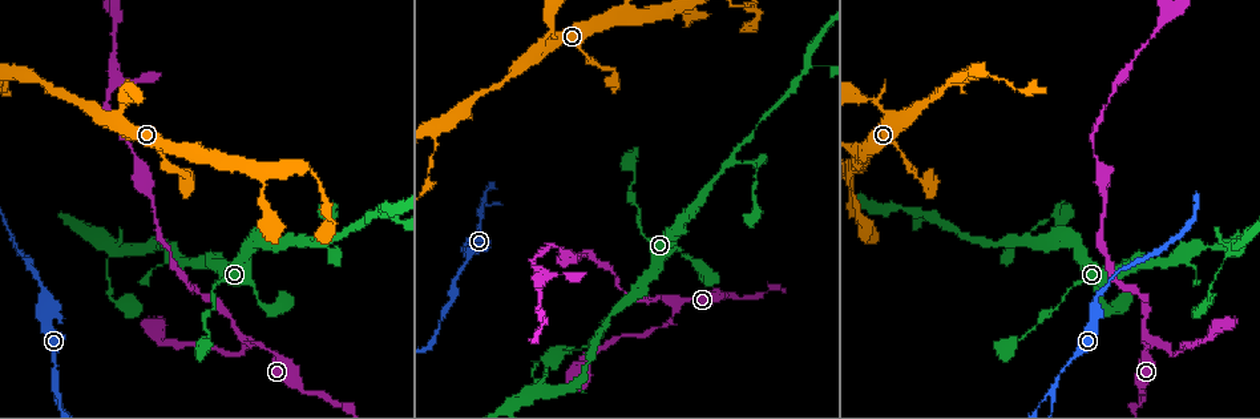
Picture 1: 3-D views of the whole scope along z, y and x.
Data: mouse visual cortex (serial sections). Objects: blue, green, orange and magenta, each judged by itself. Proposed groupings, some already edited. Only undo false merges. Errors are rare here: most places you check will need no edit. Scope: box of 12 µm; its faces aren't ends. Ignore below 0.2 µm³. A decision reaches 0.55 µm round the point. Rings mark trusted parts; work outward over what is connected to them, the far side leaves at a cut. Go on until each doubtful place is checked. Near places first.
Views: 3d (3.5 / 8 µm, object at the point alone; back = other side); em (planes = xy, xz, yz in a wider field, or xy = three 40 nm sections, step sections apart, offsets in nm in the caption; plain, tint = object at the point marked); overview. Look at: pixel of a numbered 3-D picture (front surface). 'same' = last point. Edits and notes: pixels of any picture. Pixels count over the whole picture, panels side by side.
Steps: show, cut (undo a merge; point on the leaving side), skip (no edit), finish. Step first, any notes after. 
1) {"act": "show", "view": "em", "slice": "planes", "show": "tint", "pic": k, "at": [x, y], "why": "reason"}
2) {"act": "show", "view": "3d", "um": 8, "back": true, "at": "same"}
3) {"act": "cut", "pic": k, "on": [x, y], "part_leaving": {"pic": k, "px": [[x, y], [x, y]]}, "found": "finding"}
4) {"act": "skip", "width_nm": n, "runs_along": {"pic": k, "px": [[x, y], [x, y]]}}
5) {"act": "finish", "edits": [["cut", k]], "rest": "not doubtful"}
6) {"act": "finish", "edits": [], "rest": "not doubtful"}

{"act": "show", "view": "3d", "um": 3.5, "pic": 1, "at": [1153, 343], "why": "a fork"}

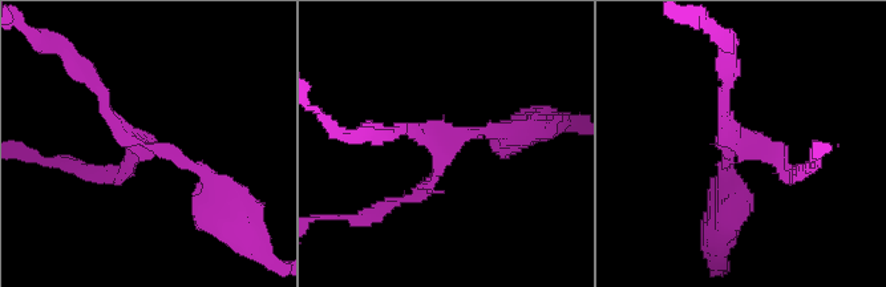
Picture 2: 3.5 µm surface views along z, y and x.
{"act": "show", "view": "em", "slice": "xy", "step": 2, "show": "tint", "pic": 2, "at": [742, 148], "arms": 3, "arm_widths_nm": [150, 150, 200]}

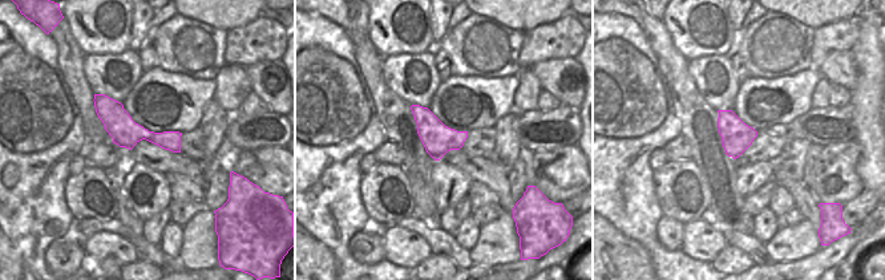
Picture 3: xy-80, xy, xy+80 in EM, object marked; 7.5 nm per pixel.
{"act": "show", "view": "em", "slice": "xy", "step": 5, "show": "tint", "at": "same", "why": "cut it another way"}

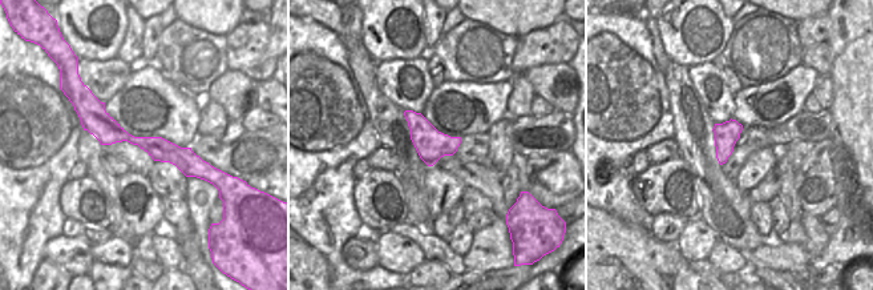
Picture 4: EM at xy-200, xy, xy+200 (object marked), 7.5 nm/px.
{"act": "skip", "width_nm": 240, "runs_along": {"pic": 2, "px": [[214, 188], [169, 150], [136, 142], [90, 81]]}, "found": "all the same cell"}

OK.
{"act": "show", "view": "3d", "um": 3.5, "pic": 1, "at": [55, 390], "why": "three arms meet"}

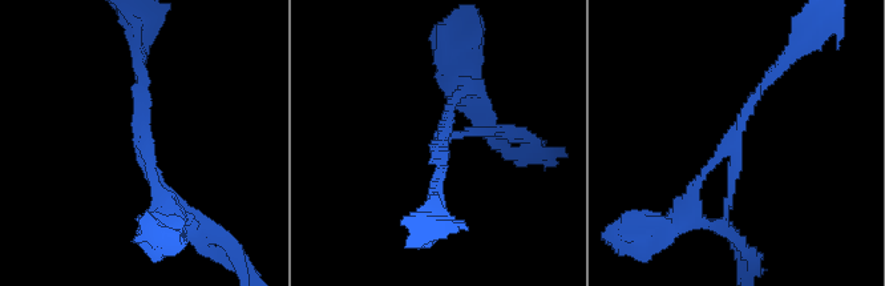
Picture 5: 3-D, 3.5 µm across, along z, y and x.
{"act": "cut", "pic": 5, "on": [728, 201], "arms": 3, "found": "a second cell is stuck on"}

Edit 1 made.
{"act": "show", "view": "overview", "why": "see it whole again"}

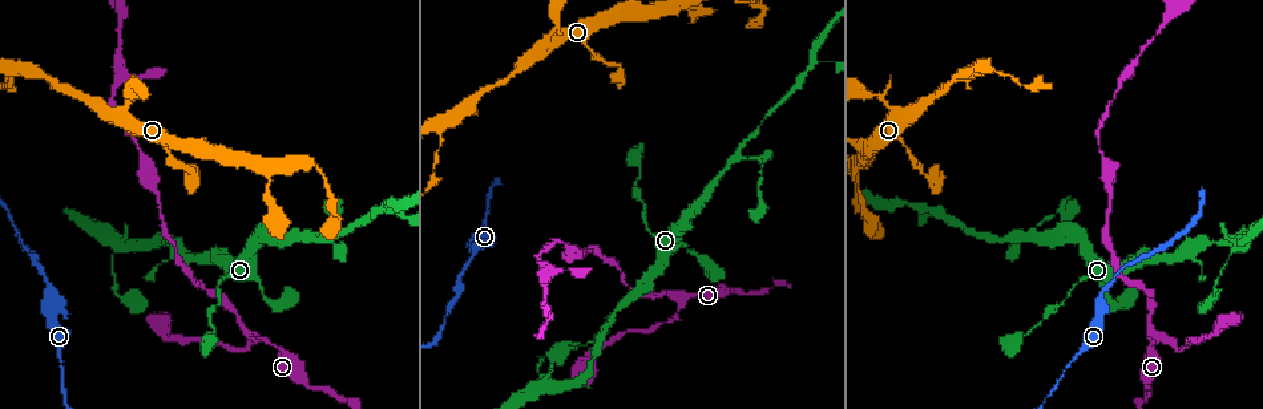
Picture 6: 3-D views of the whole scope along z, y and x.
{"act": "show", "view": "3d", "um": 3.5, "pic": 6, "at": [386, 206], "why": "a fork"}

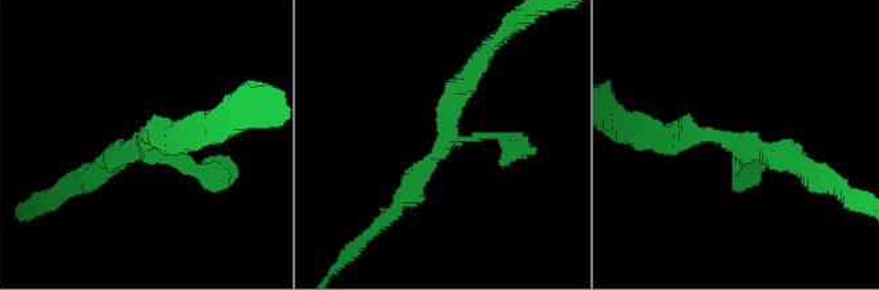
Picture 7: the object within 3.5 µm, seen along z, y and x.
{"act": "show", "view": "em", "slice": "xy", "step": 2, "show": "tint", "pic": 7, "at": [141, 142], "why": "need the tissue"}

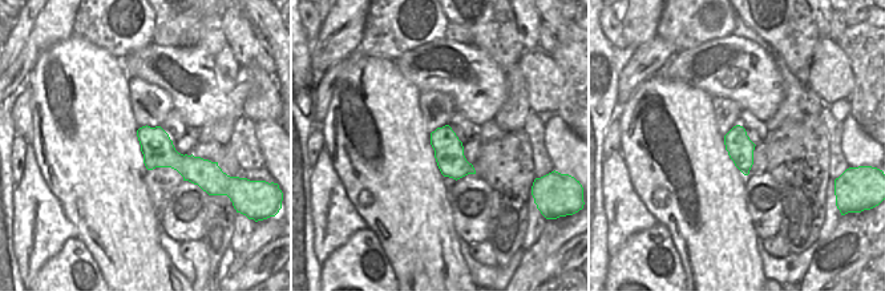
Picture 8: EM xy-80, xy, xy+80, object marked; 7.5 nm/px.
{"act": "skip", "found": "one cell here"}

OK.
{"act": "show", "view": "3d", "um": 3.5, "pic": 6, "at": [1166, 20], "why": "three-way junction"}

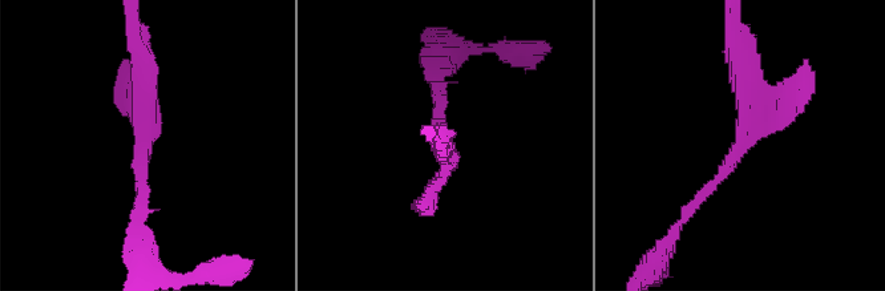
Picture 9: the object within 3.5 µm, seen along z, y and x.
{"act": "show", "view": "em", "slice": "xy", "step": 5, "show": "plain", "pic": 9, "at": [143, 137], "arms": 3, "arm_widths_nm": [150, 200, 250]}

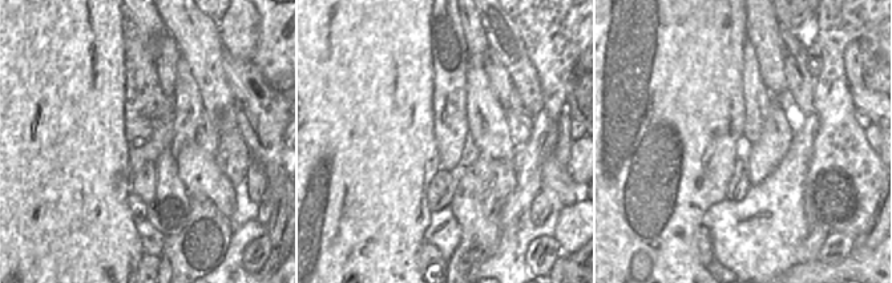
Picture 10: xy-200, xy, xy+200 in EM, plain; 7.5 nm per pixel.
{"act": "show", "view": "em", "slice": "xy", "step": 5, "show": "tint", "at": "same", "why": "with the object marked"}

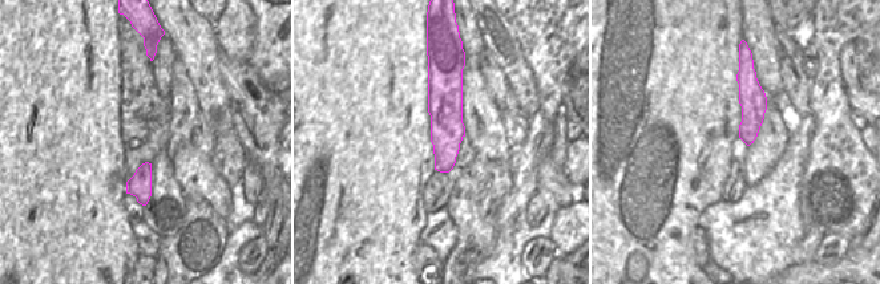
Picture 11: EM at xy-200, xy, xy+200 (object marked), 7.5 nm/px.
{"act": "skip", "runs_along": {"pic": 9, "px": [[688, 213], [770, 110], [804, 83]]}, "found": "continuous, no second cell"}

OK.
{"act": "finish", "edits": [["cut", 5]], "rest": "not doubtful"}

